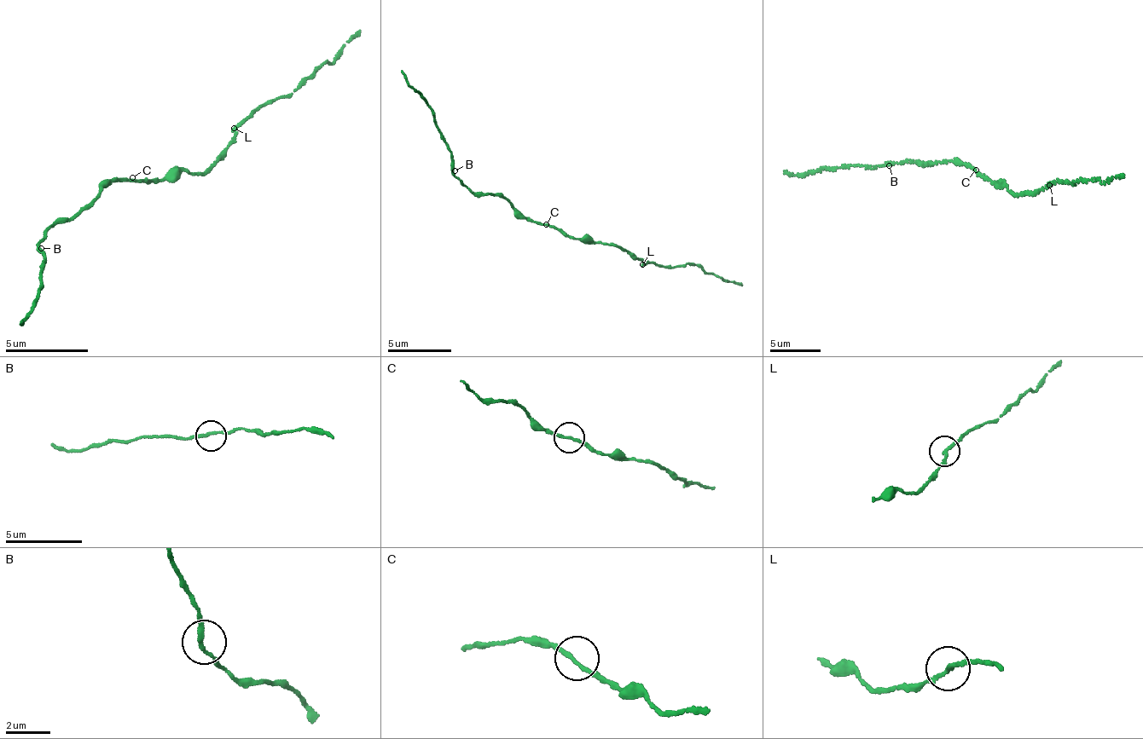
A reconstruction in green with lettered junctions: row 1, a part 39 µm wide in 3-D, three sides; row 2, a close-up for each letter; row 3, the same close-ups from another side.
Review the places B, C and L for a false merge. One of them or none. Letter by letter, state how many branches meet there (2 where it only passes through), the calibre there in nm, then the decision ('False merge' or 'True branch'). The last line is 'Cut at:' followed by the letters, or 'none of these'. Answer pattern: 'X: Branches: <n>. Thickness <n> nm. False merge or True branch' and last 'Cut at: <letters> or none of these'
B: Branches: 2. Thickness 180 nm. True branch
C: Branches: 2. Thickness 160 nm. True branch
L: Branches: 2. Thickness 180 nm. True branch
Cut at: none of these

